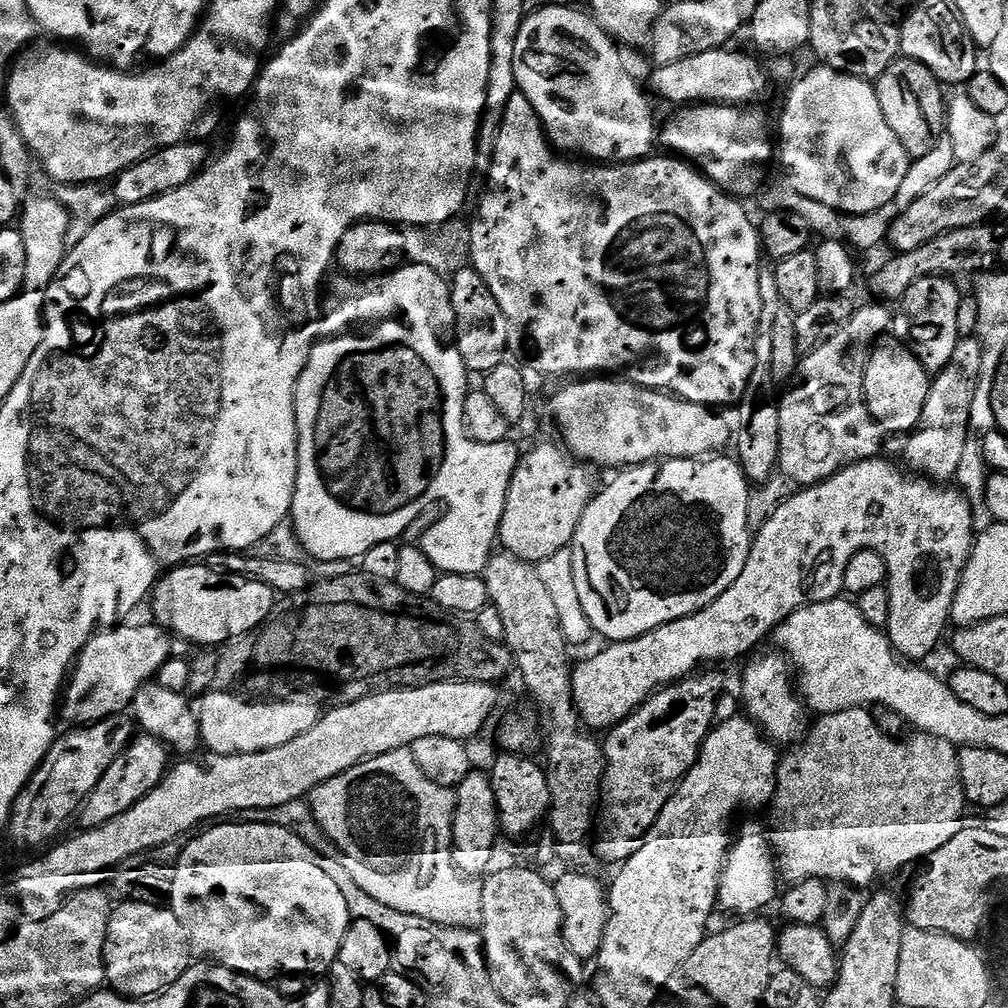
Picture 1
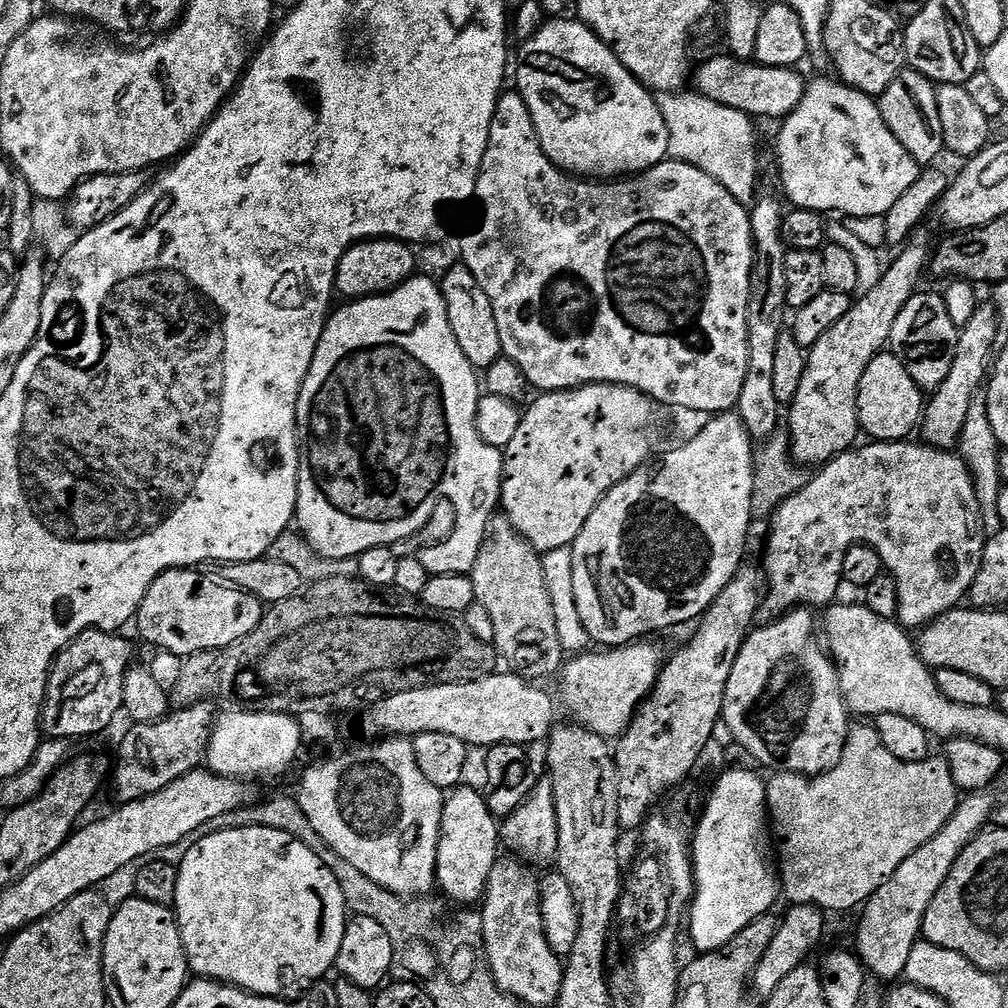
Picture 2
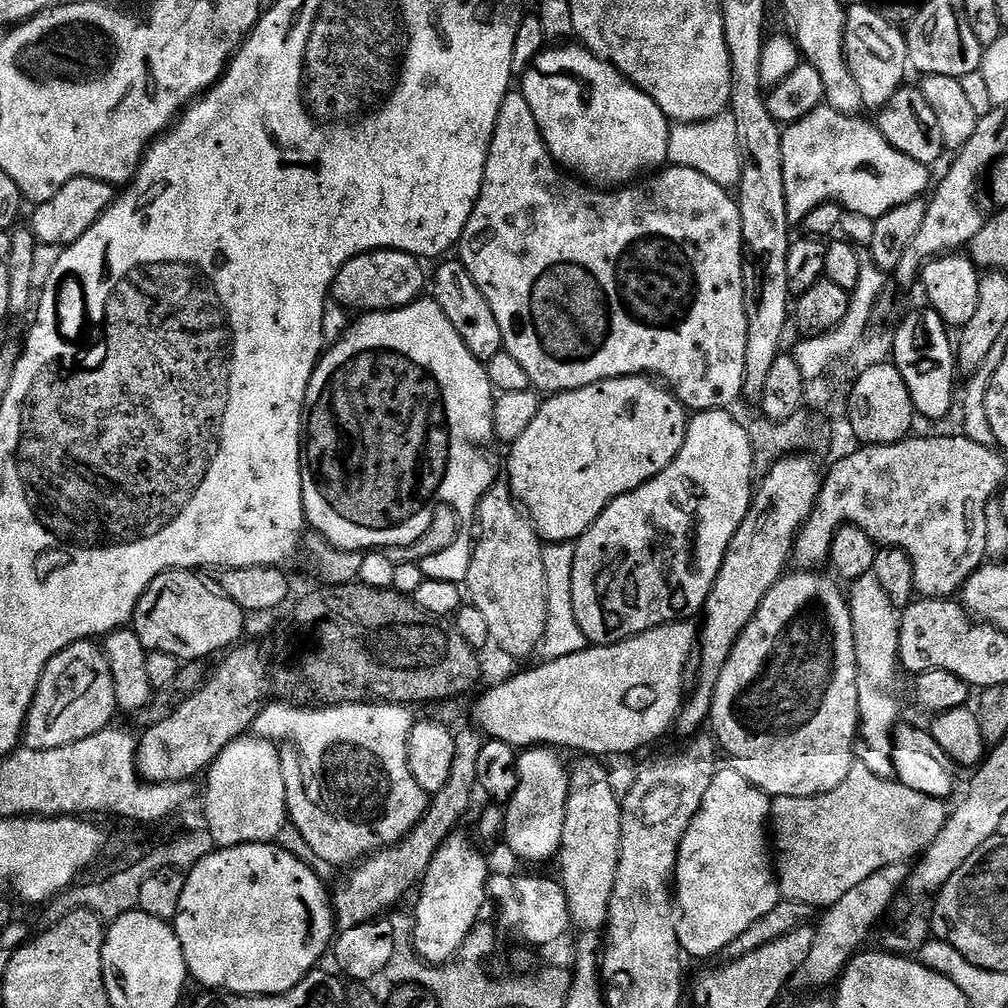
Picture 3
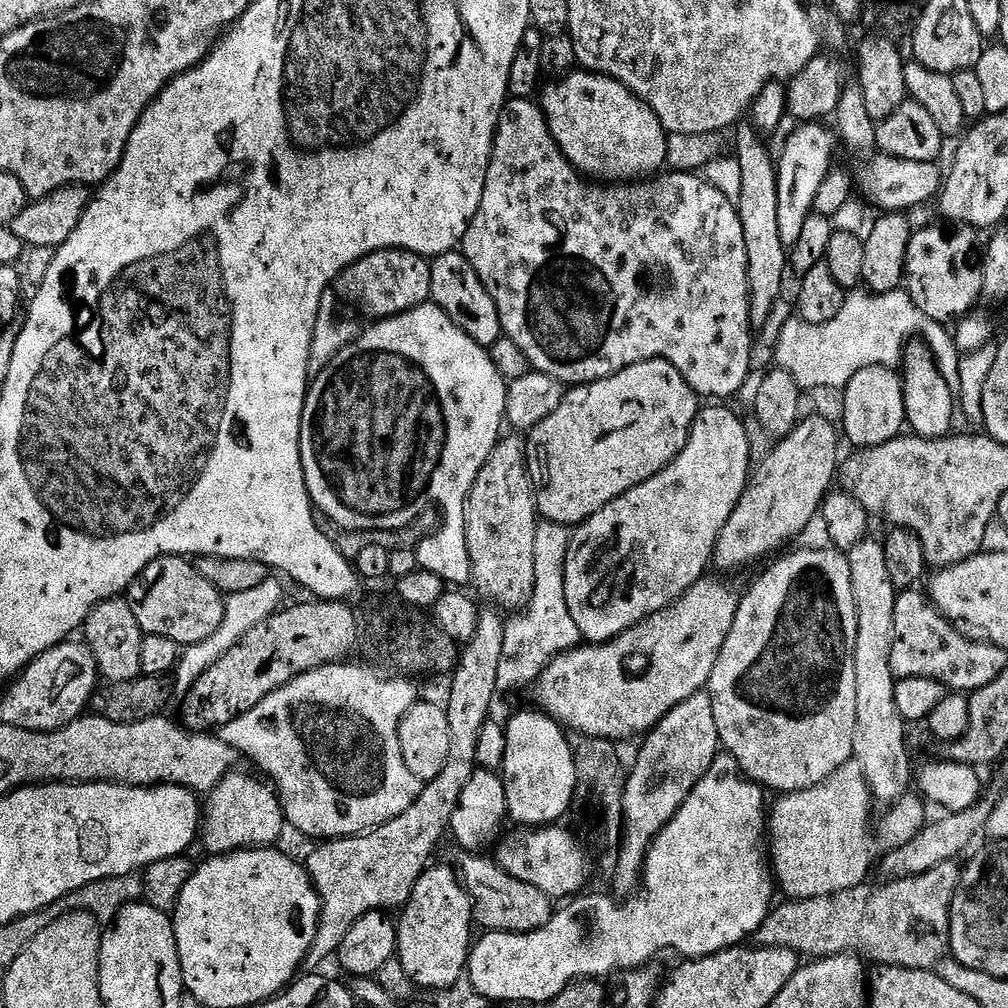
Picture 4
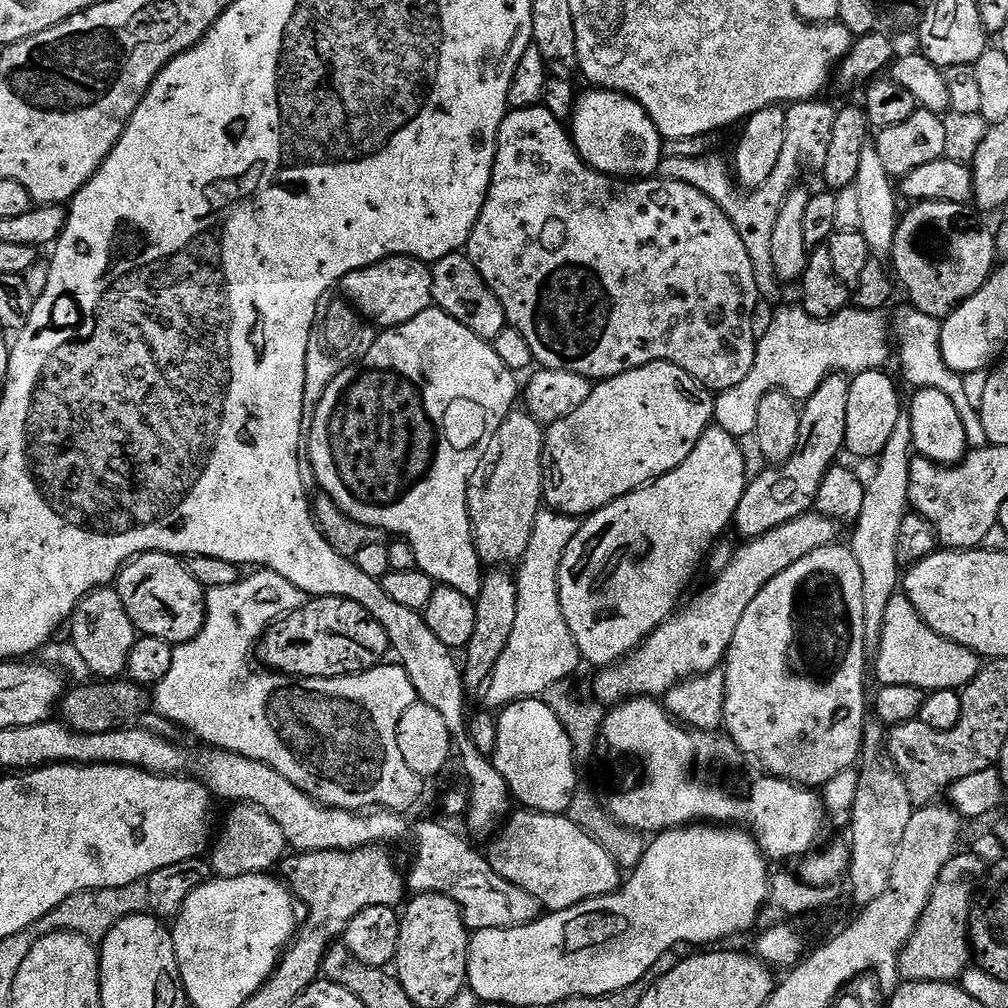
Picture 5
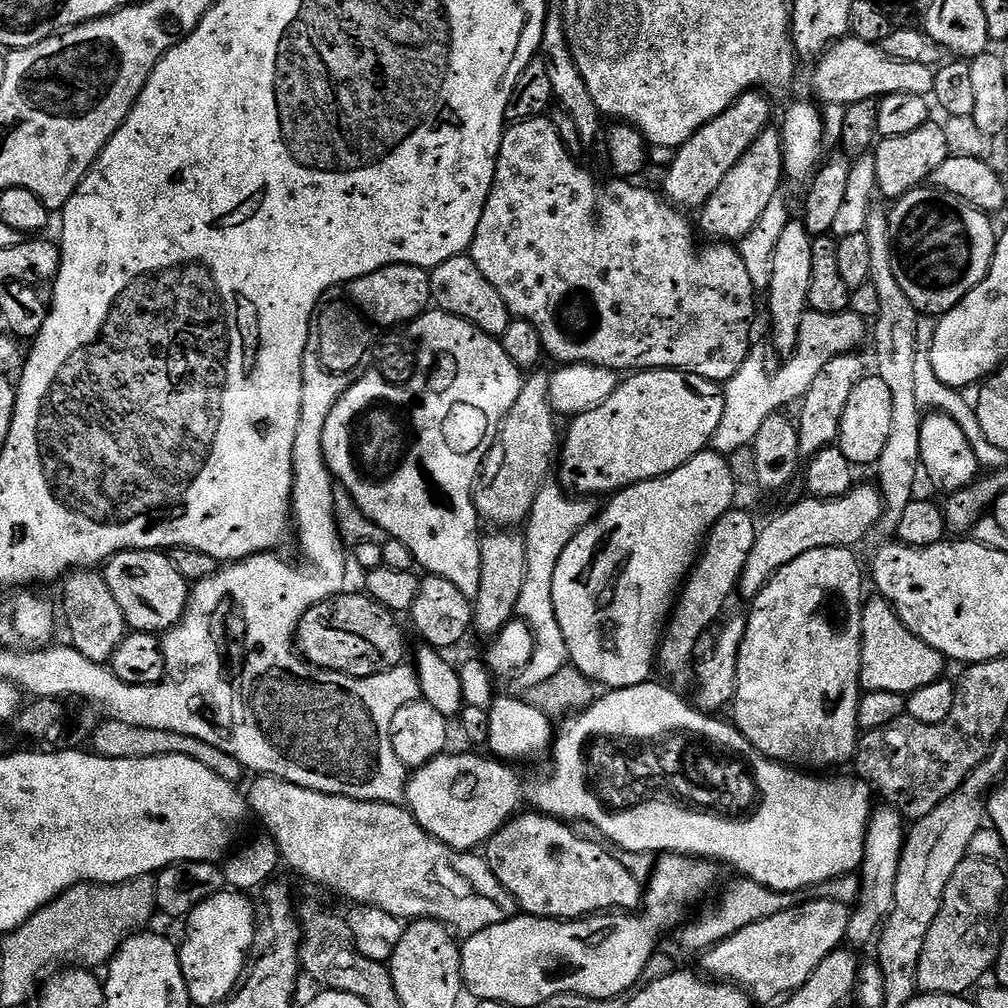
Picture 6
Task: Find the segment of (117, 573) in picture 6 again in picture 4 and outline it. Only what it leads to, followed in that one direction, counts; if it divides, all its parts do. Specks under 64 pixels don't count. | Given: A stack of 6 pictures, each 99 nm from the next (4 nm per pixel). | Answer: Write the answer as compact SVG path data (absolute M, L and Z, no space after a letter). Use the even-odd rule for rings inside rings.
M159 556L150 562L128 589L126 599L145 636L170 638L182 646L200 644L212 637L225 617L223 595L202 578L191 559L182 556Z

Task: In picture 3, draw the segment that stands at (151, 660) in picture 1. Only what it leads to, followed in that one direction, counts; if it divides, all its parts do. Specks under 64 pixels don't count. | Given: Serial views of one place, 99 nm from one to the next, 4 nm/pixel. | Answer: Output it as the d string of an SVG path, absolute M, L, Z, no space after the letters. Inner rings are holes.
M91 639L76 640L57 654L52 656L44 668L40 685L32 699L28 717L24 719L22 740L29 748L57 748L75 740L94 734L98 730L109 727L113 723L112 715L118 712L114 682L112 681L112 665L104 656L104 649L99 643L91 644Z

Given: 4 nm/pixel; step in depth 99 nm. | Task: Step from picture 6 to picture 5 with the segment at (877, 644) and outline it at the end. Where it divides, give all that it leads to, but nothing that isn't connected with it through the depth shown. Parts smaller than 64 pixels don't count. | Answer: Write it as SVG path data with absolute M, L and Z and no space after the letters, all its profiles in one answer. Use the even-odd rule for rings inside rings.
M897 594L886 606L885 621L882 622L880 644L874 649L874 672L876 684L880 686L914 686L926 694L950 690L962 690L982 667L981 657L970 649L942 638L914 610L907 596Z

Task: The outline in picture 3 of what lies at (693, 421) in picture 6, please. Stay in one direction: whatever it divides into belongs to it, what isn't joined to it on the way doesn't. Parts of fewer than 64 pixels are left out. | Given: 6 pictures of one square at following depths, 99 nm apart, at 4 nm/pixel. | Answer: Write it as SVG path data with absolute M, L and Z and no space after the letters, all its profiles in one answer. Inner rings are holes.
M647 375L642 376L619 376L610 378L602 382L594 382L590 386L582 386L578 390L569 392L557 392L549 395L541 403L540 409L534 414L534 422L522 430L522 434L514 441L511 441L508 452L508 477L506 483L512 489L512 495L522 505L532 525L536 528L541 541L544 542L575 542L584 535L592 523L600 516L602 510L611 500L616 500L626 492L632 492L633 489L645 484L647 480L652 480L673 458L678 455L682 448L682 442L688 433L689 413L677 396L670 391L663 383L649 378Z

